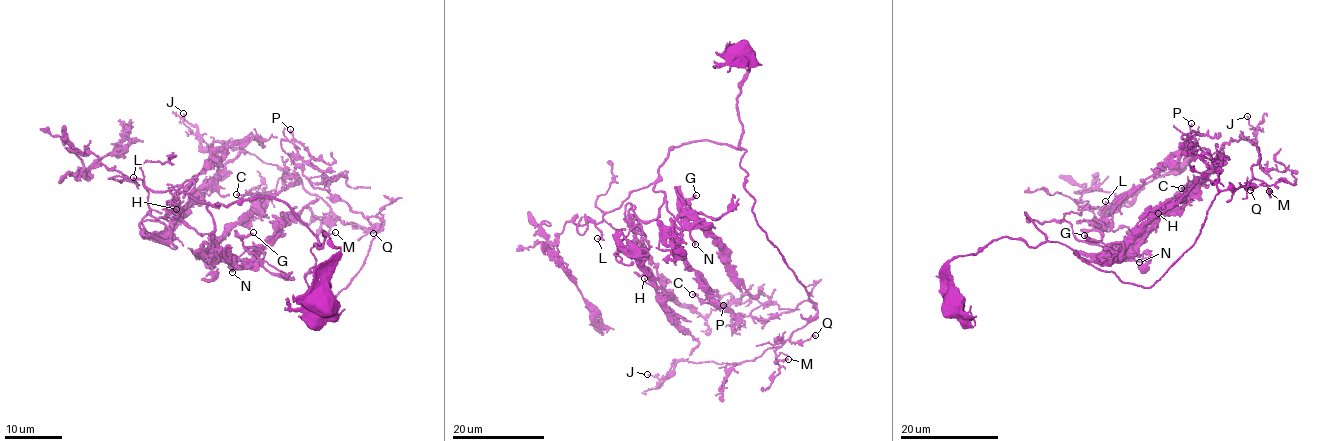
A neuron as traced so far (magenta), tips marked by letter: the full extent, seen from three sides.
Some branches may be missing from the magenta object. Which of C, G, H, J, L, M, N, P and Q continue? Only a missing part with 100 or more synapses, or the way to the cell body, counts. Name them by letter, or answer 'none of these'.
L

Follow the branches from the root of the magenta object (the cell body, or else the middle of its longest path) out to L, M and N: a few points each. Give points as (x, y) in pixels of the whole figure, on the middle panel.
L: (740, 49), (748, 63), (738, 99), (741, 148), (709, 140), (675, 146), (658, 177), (595, 225), (597, 238)
M: (740, 49), (748, 63), (737, 110), (744, 189), (757, 225), (817, 307), (775, 351), (788, 359)
N: (740, 49), (748, 63), (738, 99), (741, 148), (675, 146), (654, 188), (695, 244)

